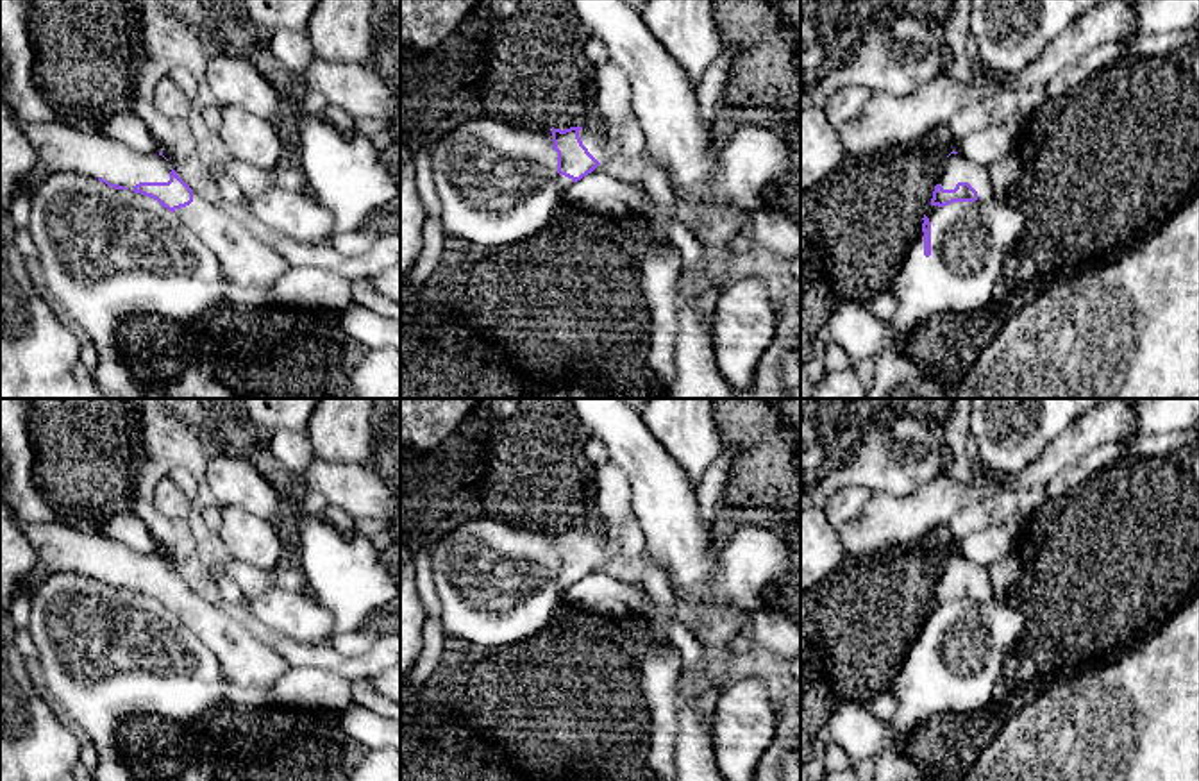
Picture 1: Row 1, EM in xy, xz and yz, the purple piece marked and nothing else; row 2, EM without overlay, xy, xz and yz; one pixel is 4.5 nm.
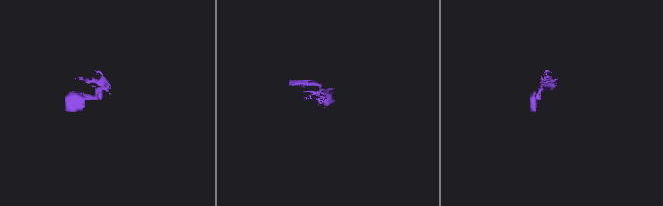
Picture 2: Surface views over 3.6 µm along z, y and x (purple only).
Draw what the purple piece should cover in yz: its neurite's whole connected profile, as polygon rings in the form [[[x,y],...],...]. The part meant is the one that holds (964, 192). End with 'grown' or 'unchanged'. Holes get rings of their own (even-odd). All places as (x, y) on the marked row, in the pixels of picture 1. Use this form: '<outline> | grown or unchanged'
[[[951,152],[943,161],[938,184],[935,186],[931,206],[949,206],[952,202],[988,202],[994,198],[988,166],[972,163]]] | grown

